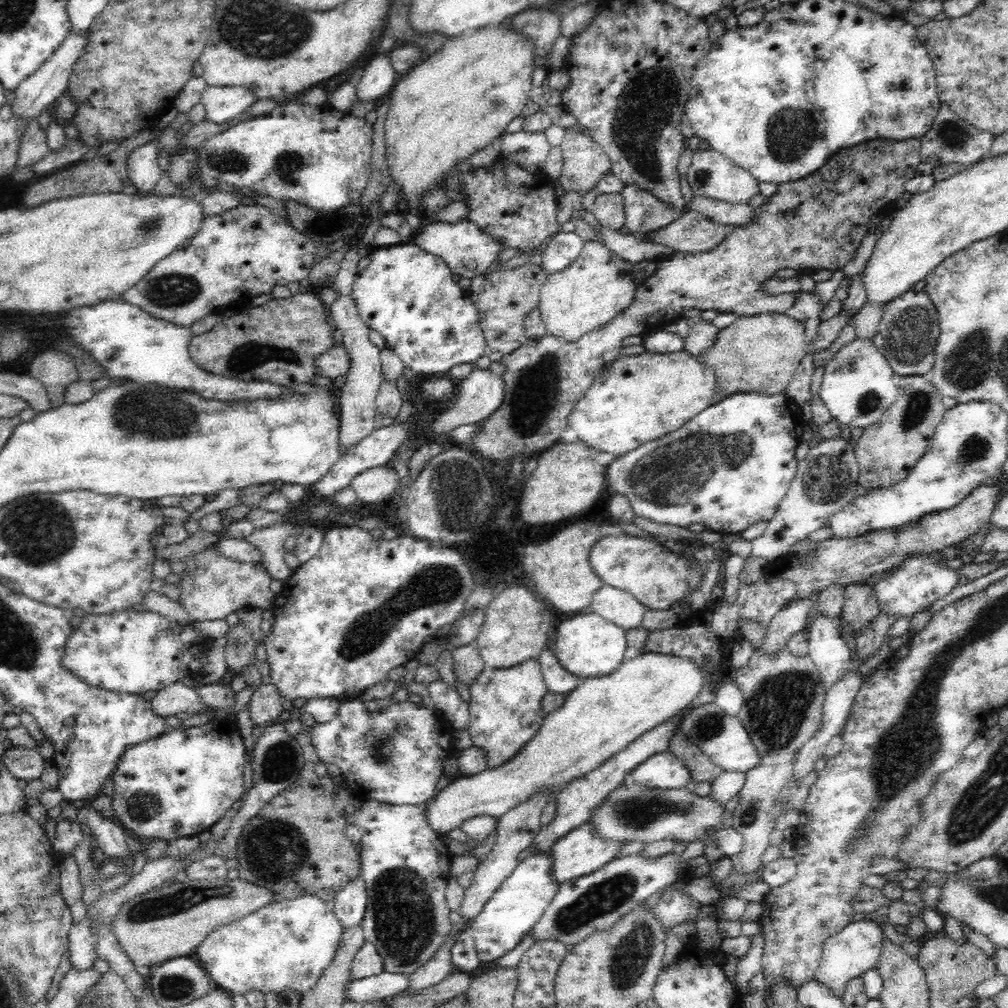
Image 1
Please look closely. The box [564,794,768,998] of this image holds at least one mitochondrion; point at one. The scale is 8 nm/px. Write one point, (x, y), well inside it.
(628, 962)

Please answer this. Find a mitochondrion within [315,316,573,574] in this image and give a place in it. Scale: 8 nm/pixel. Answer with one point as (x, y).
(533, 396)

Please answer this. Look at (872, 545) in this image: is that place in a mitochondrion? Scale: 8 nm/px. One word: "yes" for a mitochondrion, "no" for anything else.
no

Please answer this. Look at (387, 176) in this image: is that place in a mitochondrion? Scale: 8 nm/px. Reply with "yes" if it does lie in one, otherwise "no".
no

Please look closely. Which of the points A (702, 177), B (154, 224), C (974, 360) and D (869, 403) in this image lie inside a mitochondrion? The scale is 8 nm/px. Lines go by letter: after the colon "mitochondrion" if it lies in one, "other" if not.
A: mitochondrion
B: mitochondrion
C: mitochondrion
D: mitochondrion

